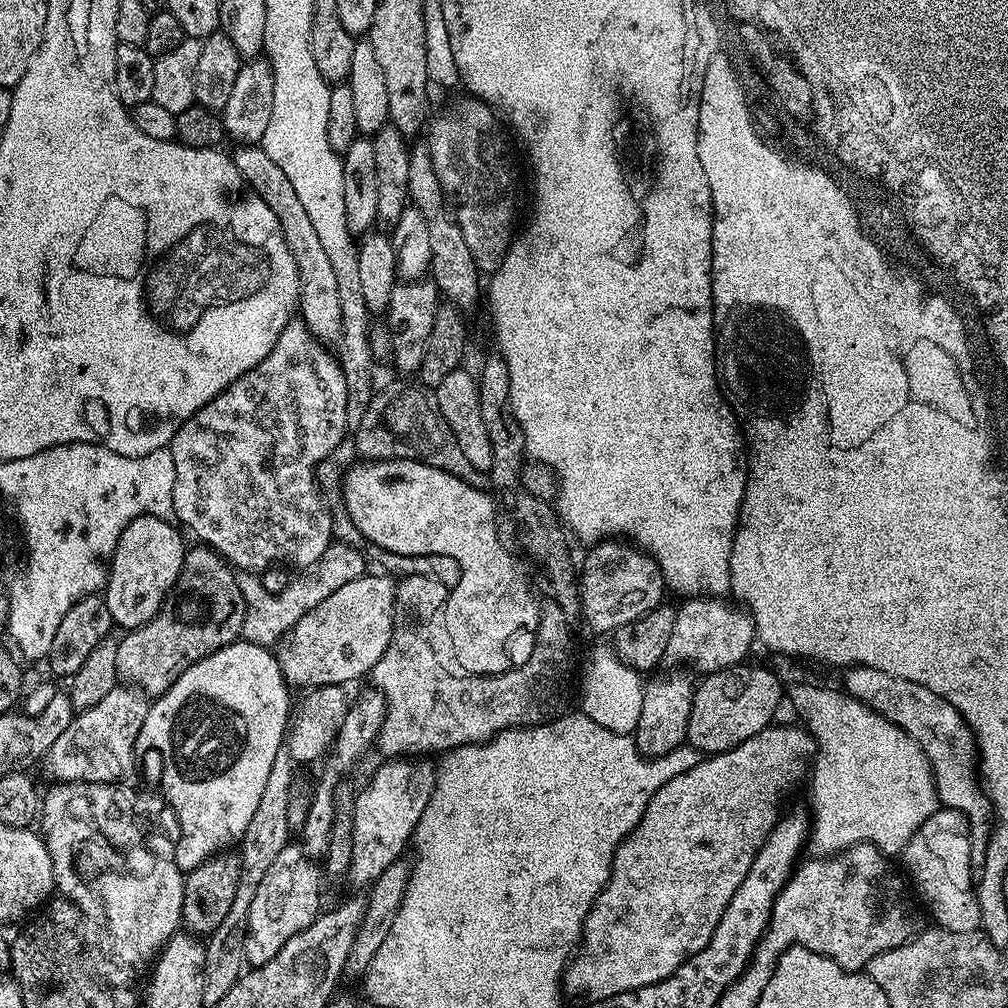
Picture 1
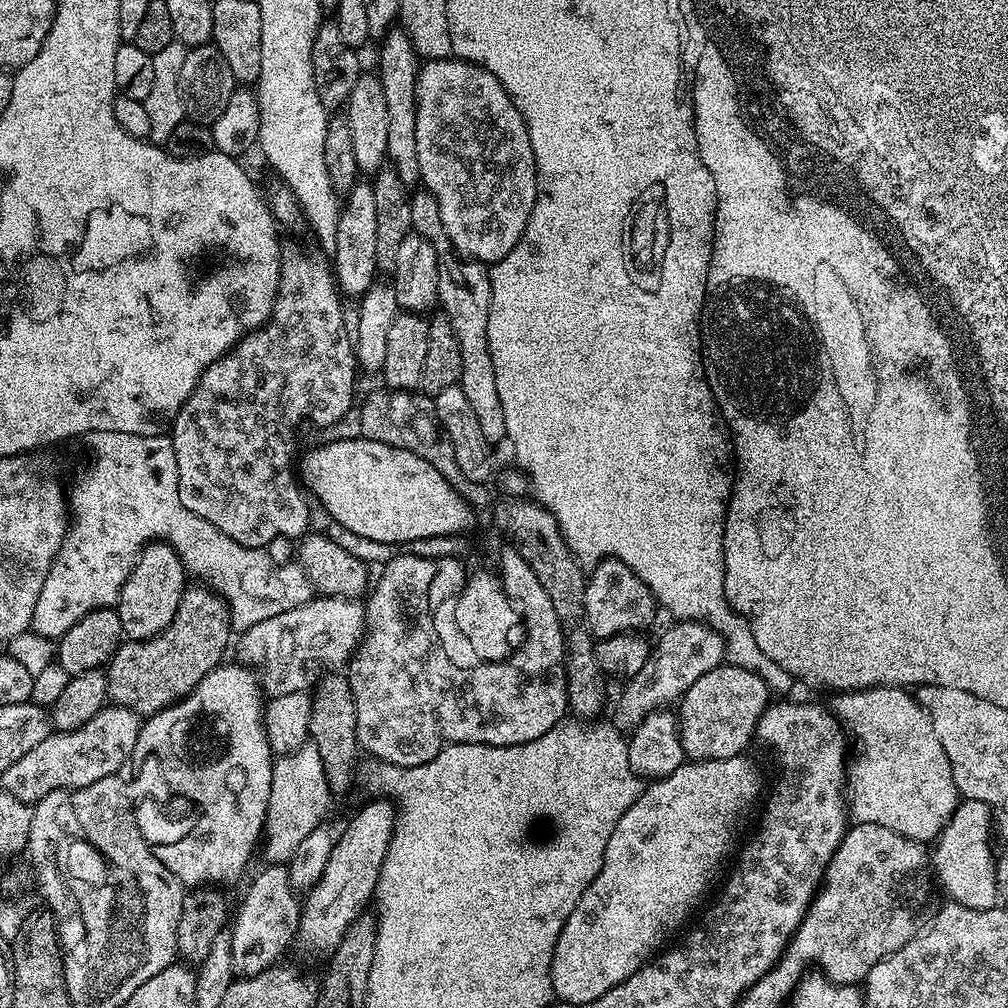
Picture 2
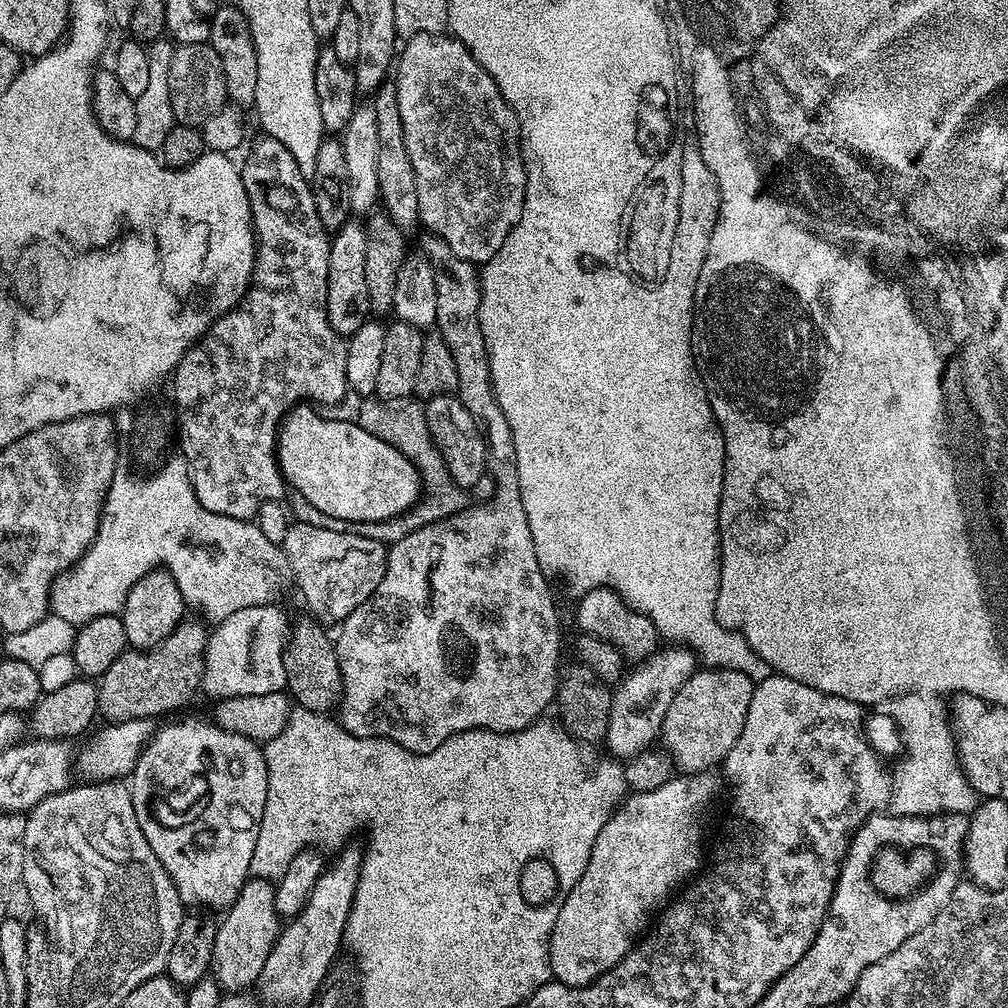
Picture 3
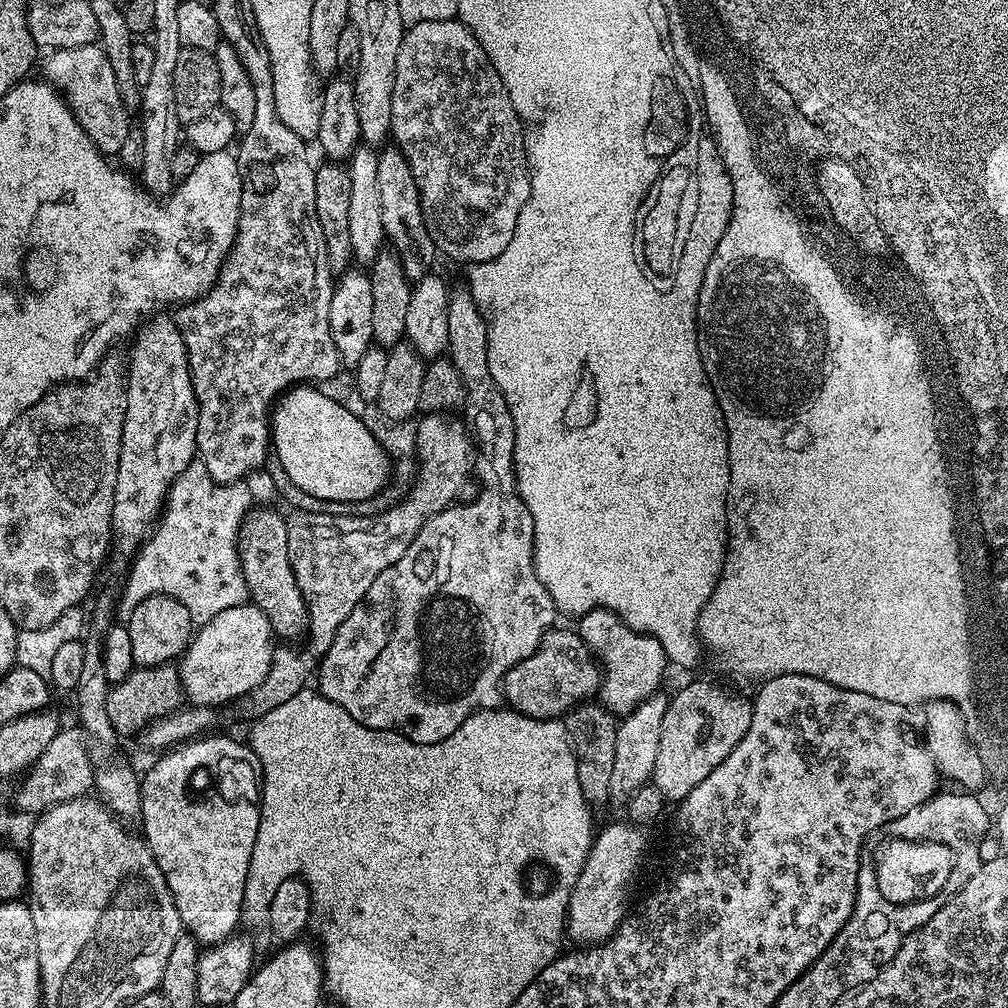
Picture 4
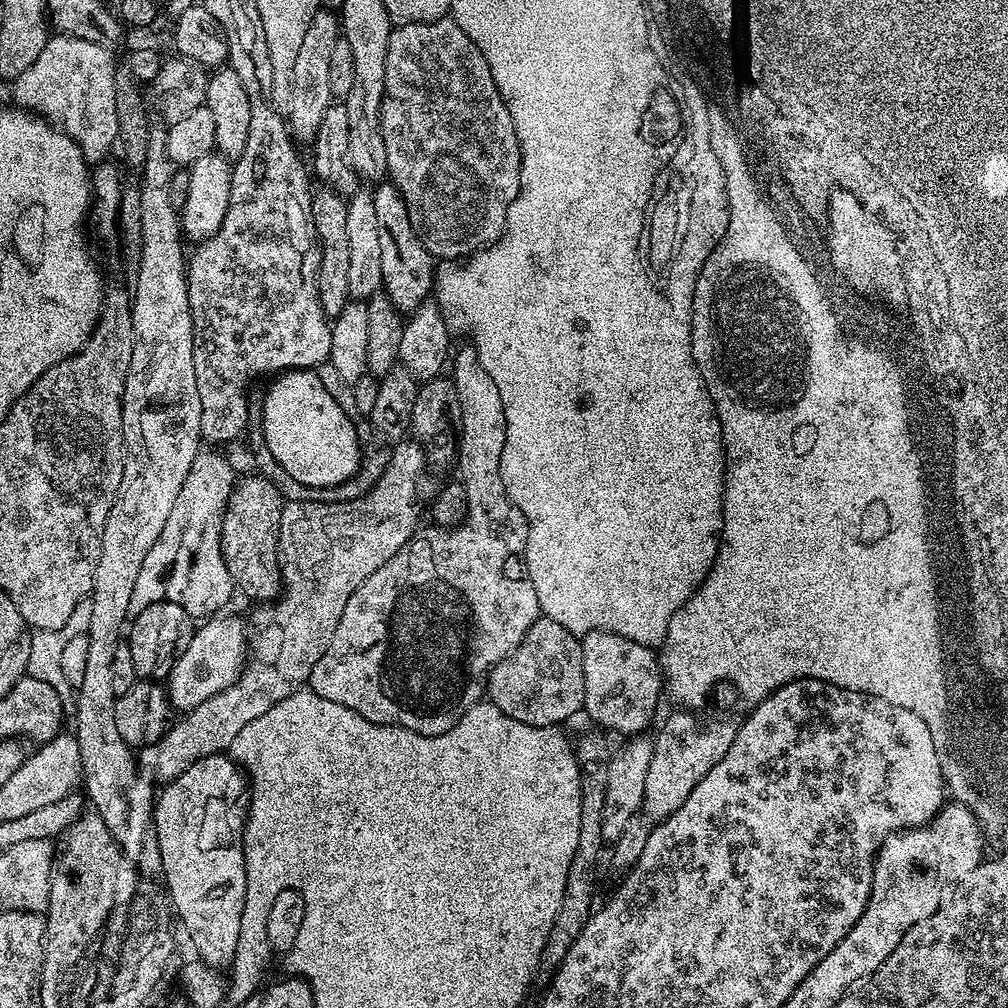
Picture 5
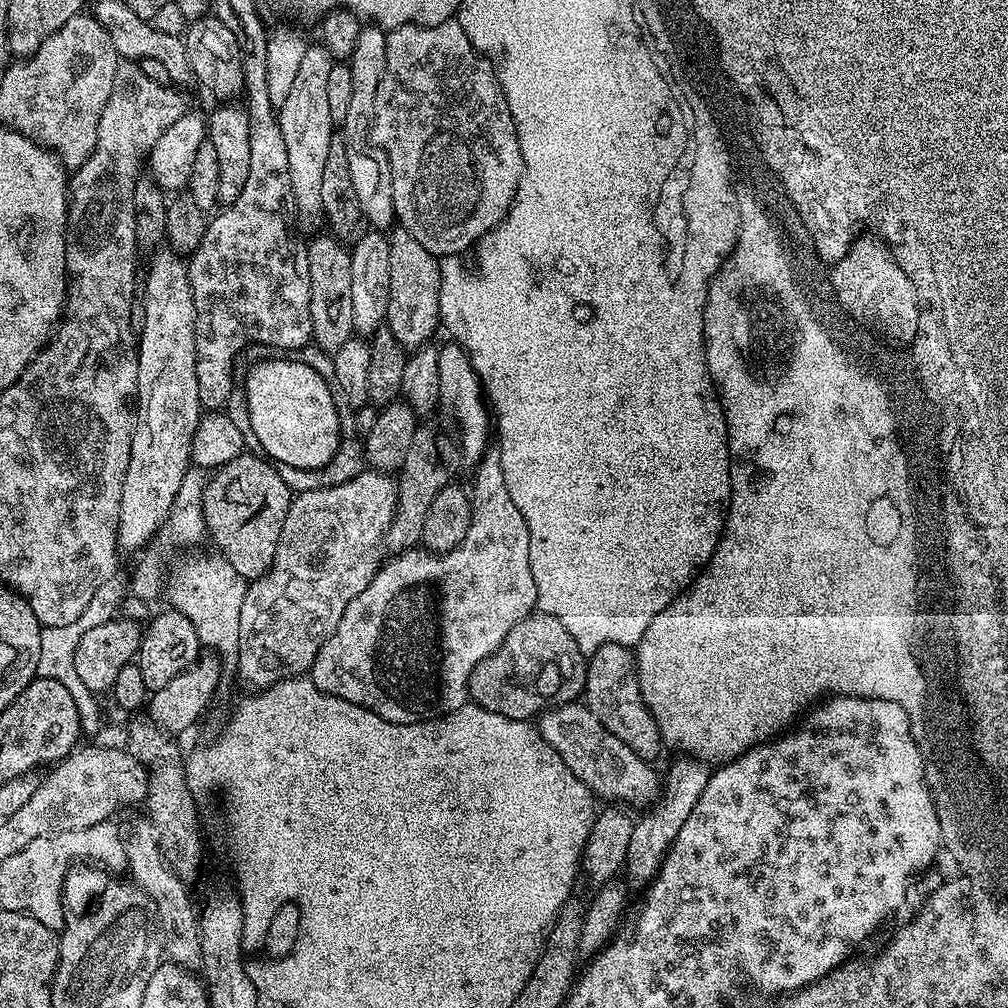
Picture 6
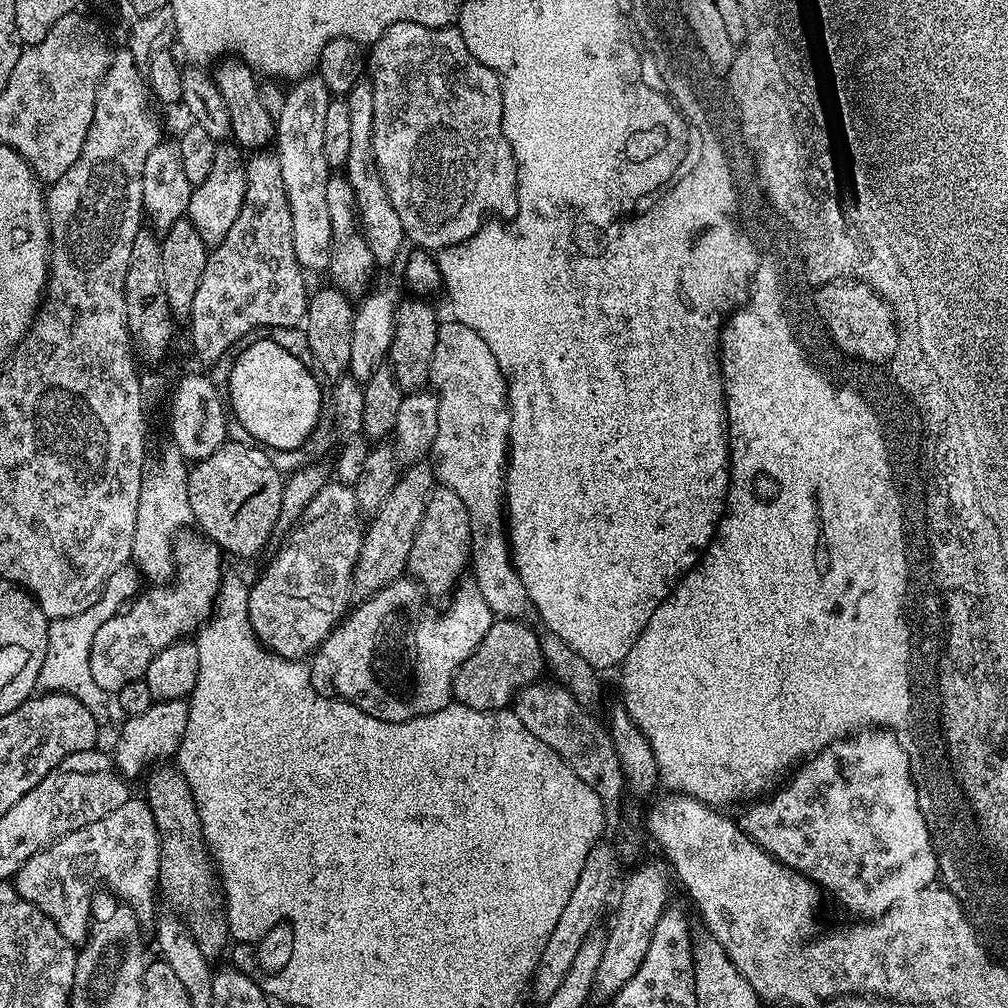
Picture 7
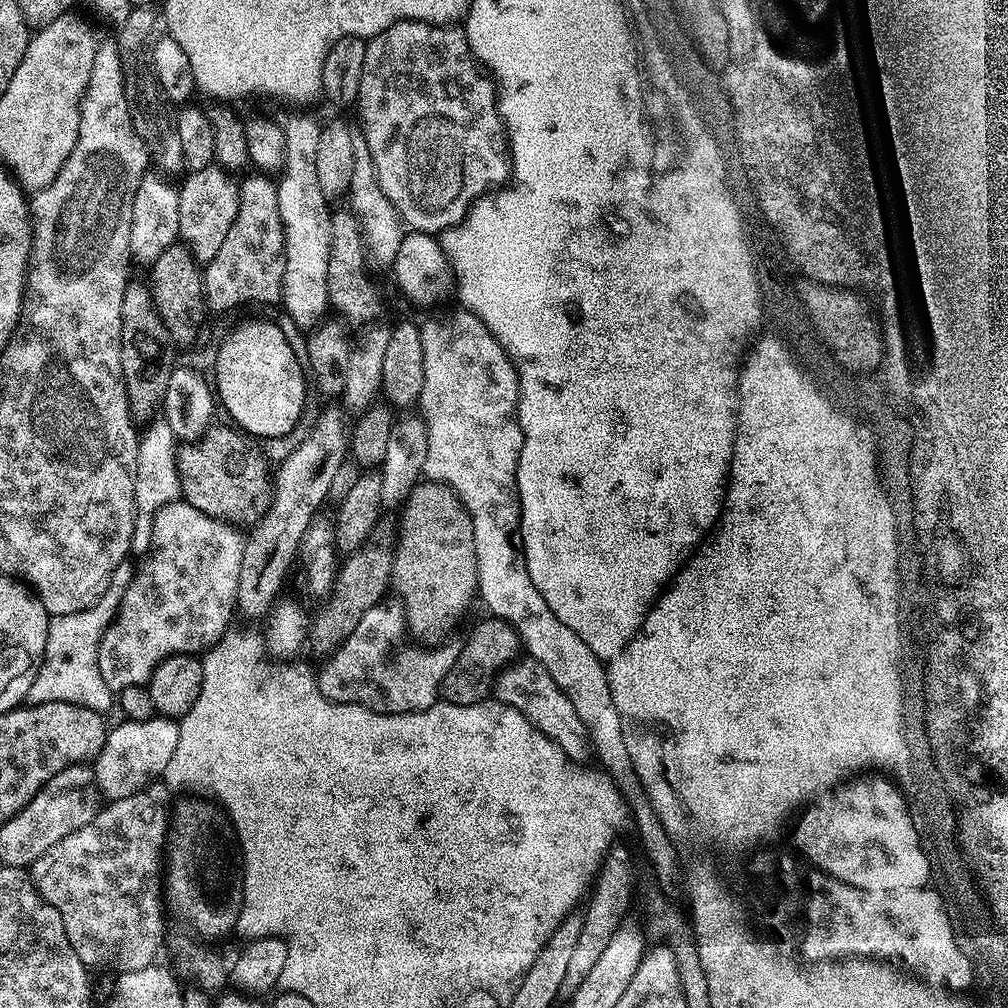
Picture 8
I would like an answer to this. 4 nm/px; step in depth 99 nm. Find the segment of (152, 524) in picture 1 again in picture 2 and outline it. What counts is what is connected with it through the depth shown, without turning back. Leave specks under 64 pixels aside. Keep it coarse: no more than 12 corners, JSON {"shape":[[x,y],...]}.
{"shape":[[145,544],[120,591],[127,639],[170,626],[186,569],[172,545]]}

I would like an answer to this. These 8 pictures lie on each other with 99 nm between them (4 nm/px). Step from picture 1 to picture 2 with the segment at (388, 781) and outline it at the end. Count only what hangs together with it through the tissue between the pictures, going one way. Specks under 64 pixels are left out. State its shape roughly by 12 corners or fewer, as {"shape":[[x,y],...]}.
{"shape":[[387,798],[348,820],[295,934],[331,954],[366,912],[396,825]]}

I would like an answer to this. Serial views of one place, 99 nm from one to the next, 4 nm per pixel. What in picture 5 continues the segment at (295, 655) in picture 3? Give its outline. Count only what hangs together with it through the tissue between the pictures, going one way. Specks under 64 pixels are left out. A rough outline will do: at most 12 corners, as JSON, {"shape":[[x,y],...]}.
{"shape":[[259,474],[237,479],[220,527],[233,585],[282,591],[285,503]]}

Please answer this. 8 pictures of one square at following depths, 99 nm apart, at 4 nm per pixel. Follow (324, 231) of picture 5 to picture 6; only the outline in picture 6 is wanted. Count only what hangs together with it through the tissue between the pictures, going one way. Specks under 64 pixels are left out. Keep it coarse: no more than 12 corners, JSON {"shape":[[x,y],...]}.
{"shape":[[306,244],[312,340],[334,354],[353,337],[351,251]]}

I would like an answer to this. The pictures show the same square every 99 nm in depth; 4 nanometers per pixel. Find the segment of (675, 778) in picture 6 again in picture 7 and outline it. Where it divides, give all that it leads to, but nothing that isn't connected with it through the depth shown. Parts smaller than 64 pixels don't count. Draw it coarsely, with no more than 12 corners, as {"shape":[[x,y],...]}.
{"shape":[[625,875],[593,993],[608,1000],[637,972],[669,907],[668,880]]}

